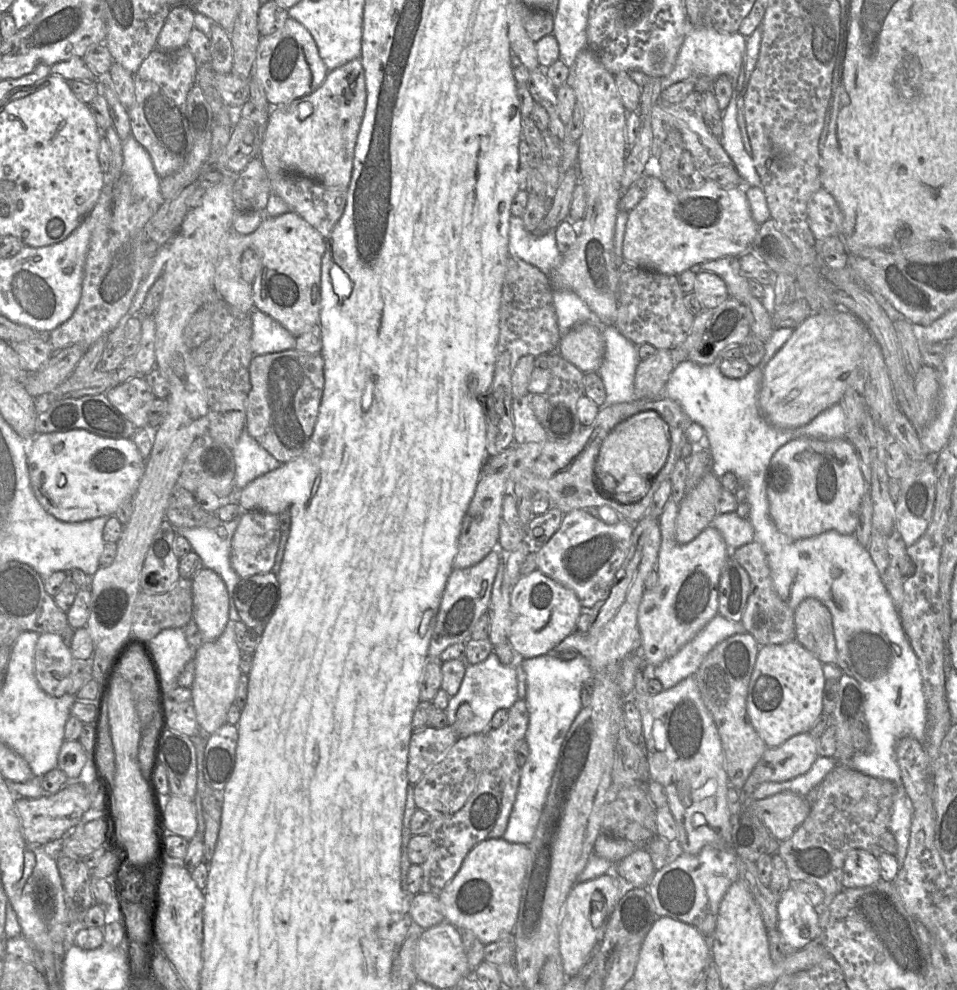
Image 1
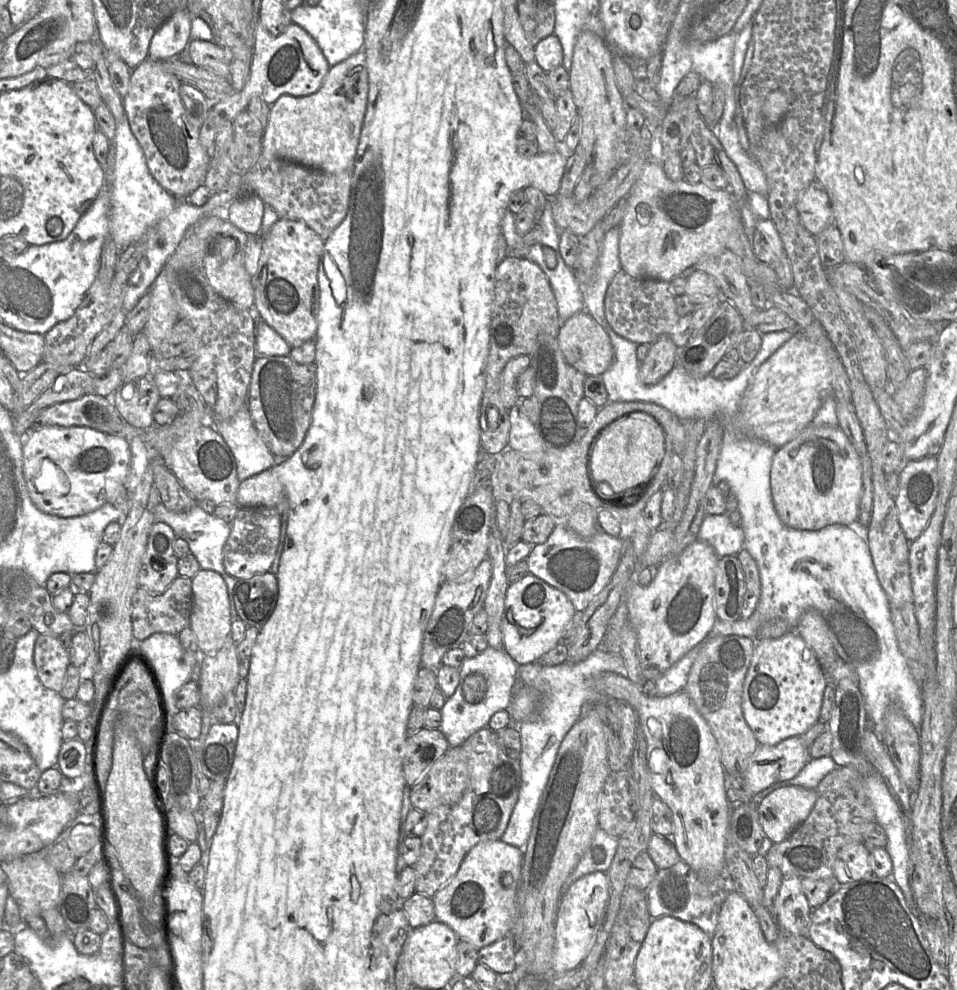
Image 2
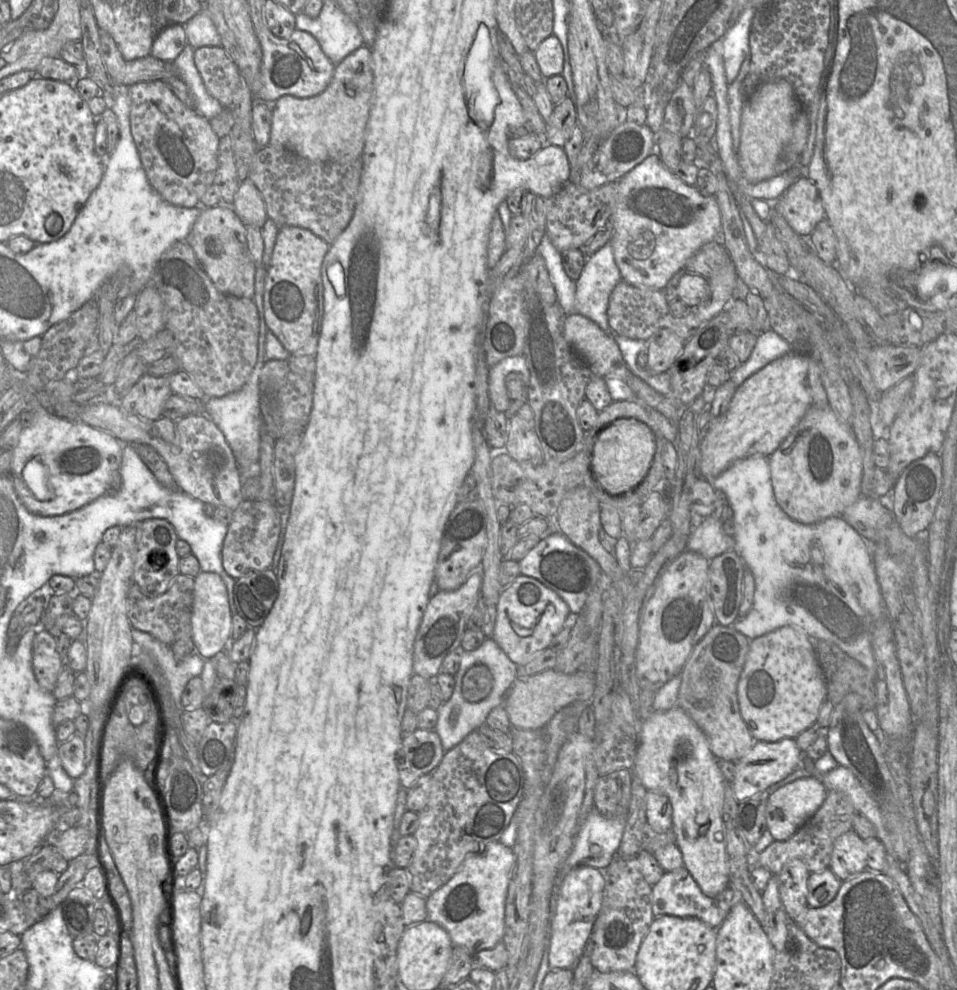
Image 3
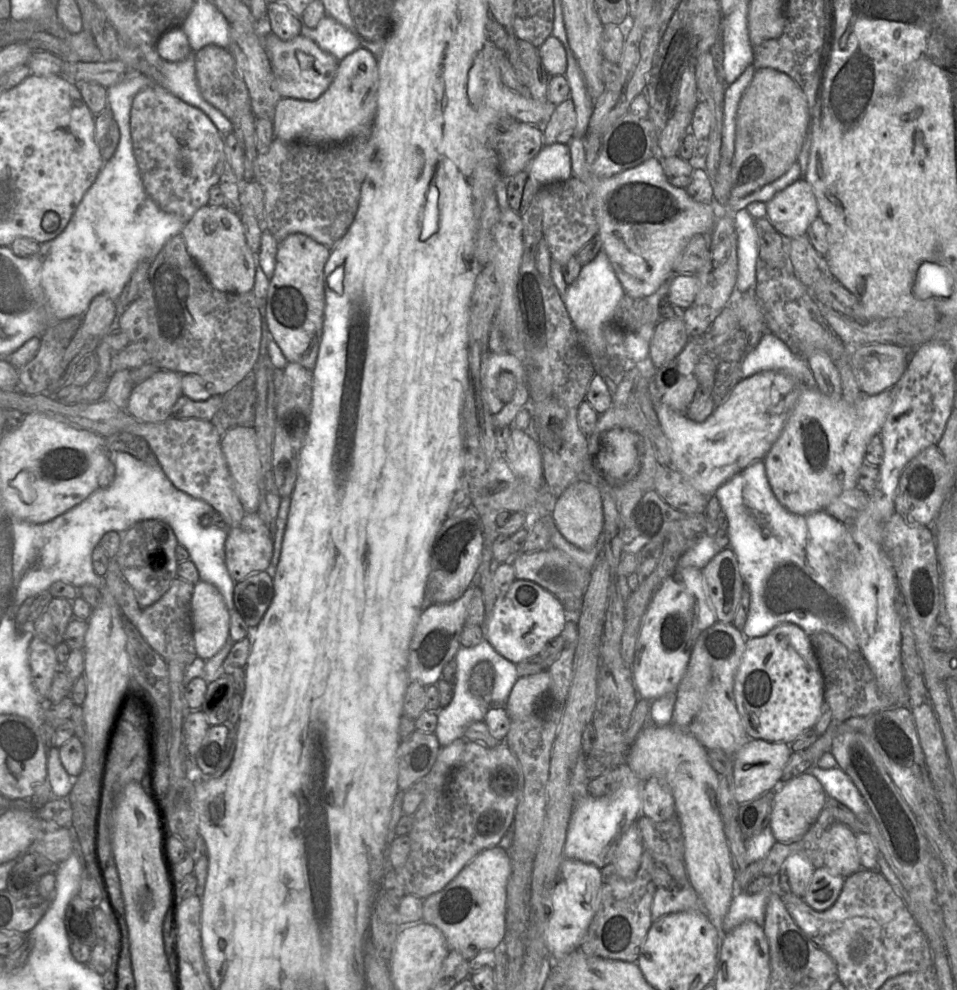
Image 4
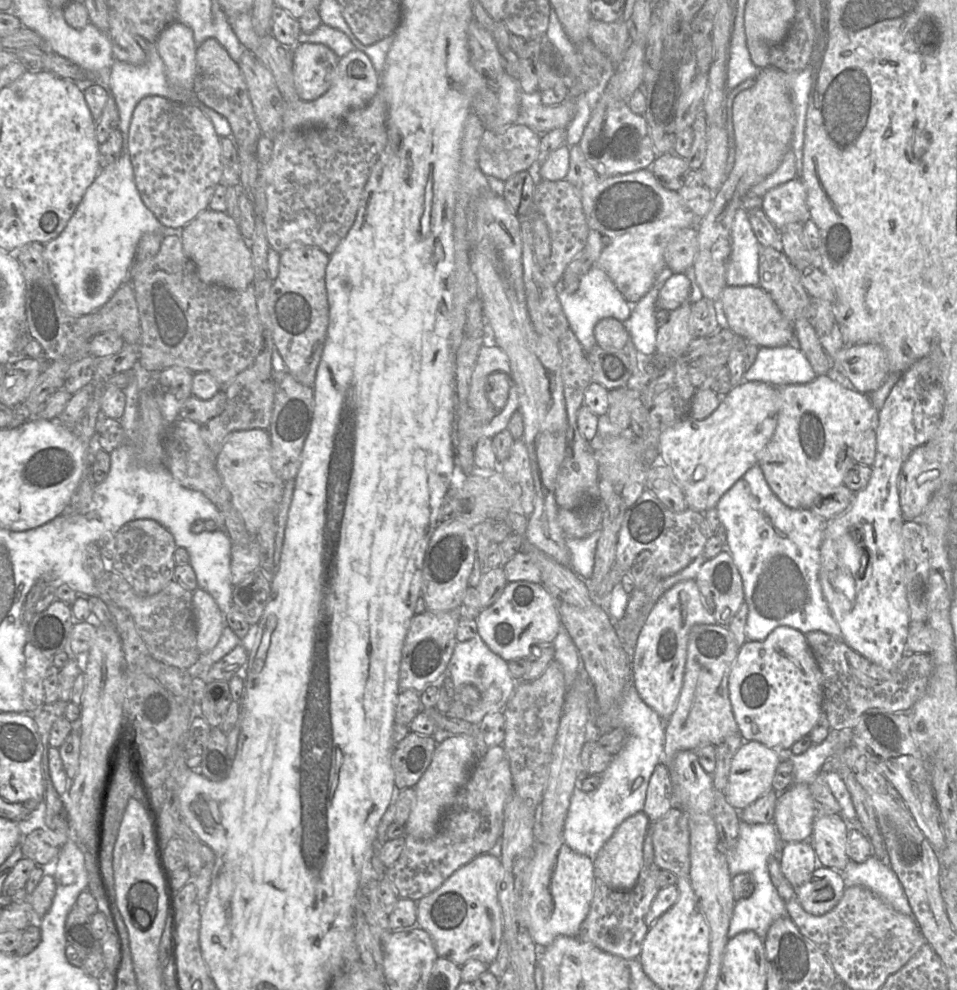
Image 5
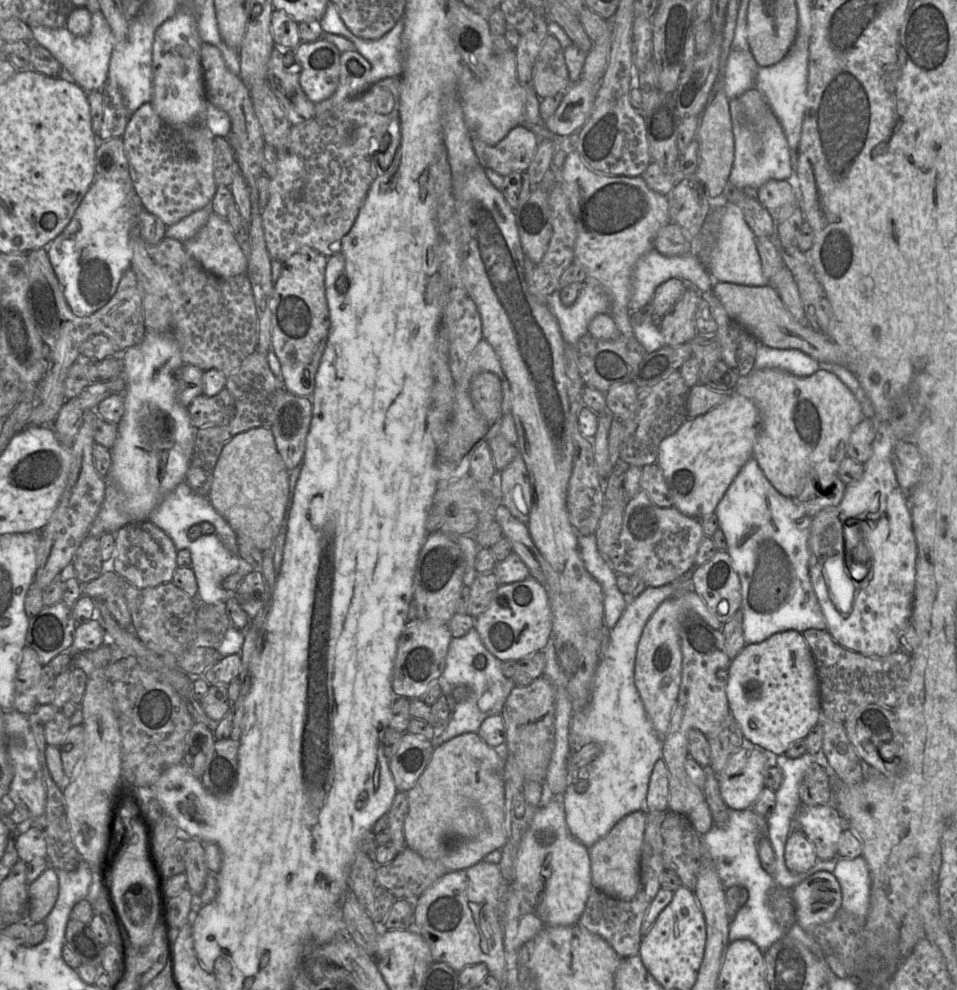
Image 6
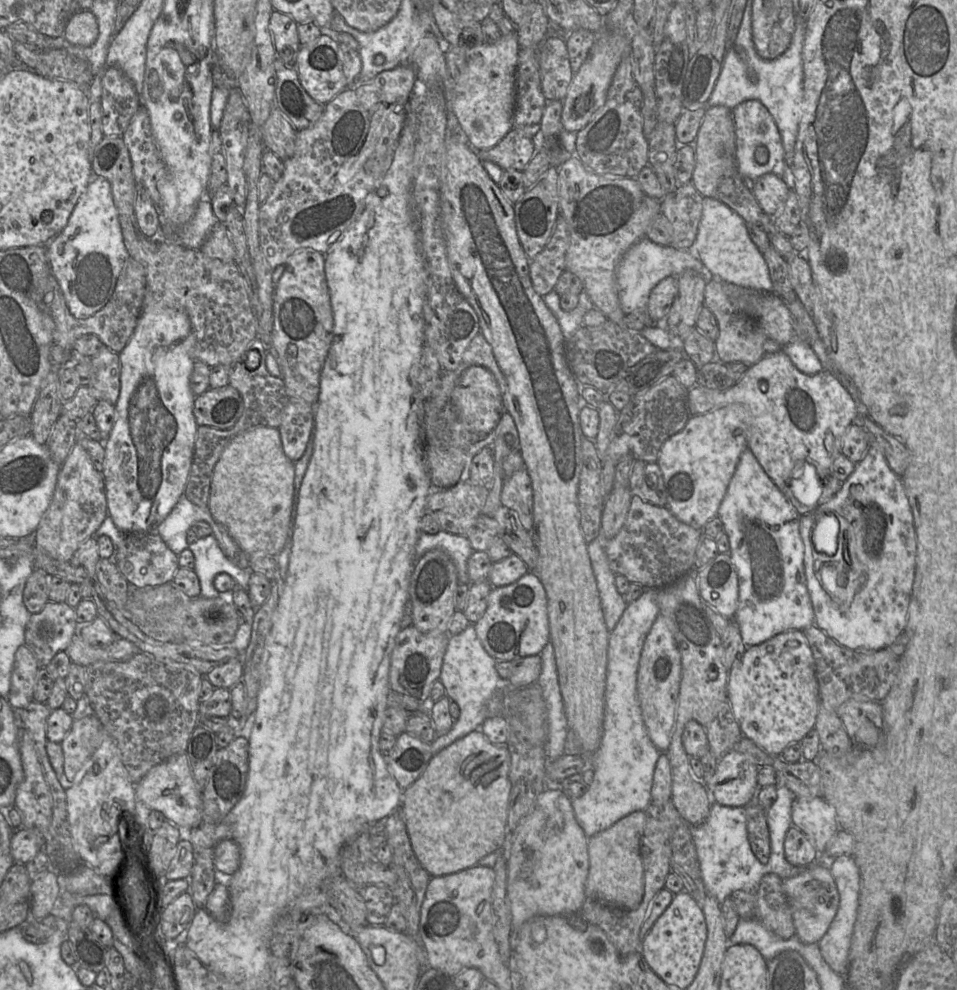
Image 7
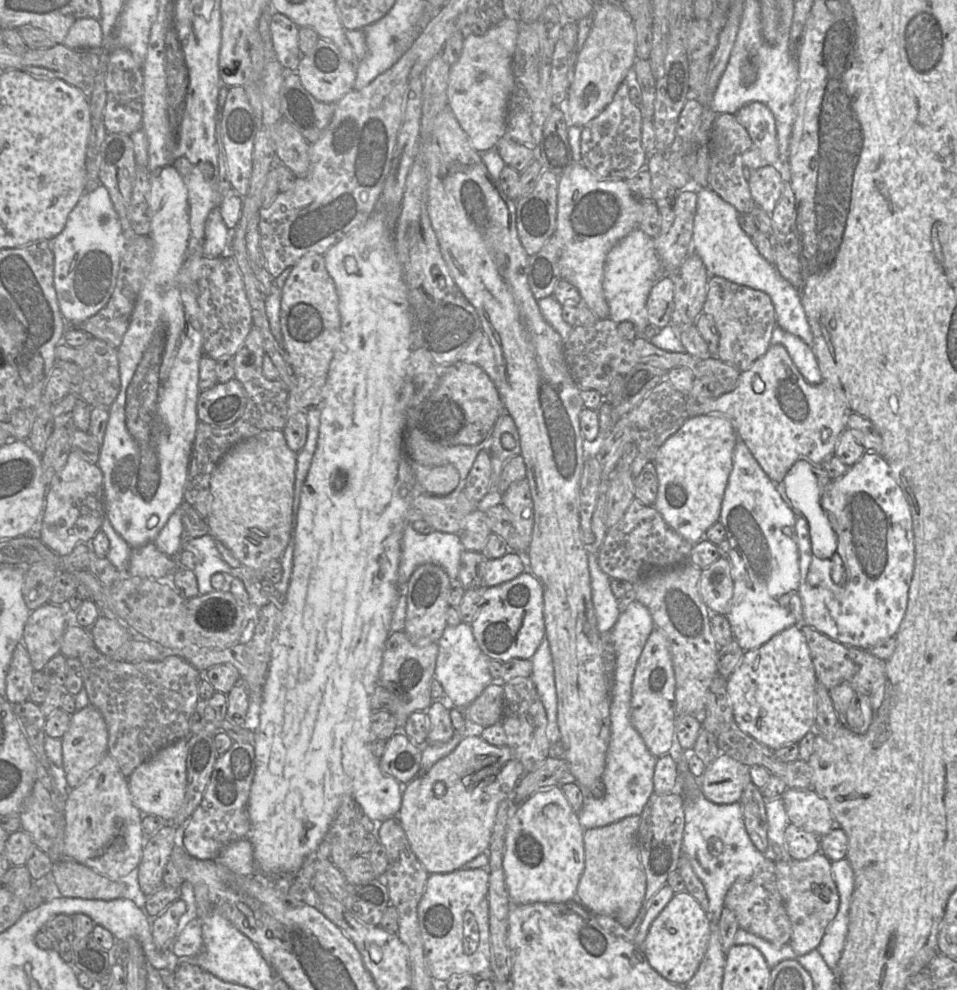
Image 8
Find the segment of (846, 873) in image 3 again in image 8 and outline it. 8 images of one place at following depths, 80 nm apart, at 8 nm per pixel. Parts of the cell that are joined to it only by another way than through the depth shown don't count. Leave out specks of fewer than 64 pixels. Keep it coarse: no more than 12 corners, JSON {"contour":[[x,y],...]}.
{"contour":[[787,788],[791,824],[822,837],[840,826],[813,789]]}

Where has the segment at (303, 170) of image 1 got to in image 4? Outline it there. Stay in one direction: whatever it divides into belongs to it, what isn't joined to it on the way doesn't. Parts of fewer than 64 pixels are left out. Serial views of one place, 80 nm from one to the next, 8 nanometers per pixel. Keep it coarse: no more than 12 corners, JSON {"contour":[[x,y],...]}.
{"contour":[[359,47],[318,99],[283,97],[285,141],[334,144],[371,136],[378,59]]}

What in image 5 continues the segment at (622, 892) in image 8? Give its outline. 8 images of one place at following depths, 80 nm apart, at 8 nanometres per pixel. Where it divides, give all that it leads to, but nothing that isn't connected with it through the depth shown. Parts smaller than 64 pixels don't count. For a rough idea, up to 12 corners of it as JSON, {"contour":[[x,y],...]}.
{"contour":[[624,820],[593,859],[615,890],[638,879],[650,820]]}

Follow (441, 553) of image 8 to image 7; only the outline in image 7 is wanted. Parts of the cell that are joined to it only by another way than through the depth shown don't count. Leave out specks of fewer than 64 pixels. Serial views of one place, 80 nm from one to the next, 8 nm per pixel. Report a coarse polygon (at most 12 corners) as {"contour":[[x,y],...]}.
{"contour":[[421,533],[415,561],[436,549],[450,556],[459,583],[470,584],[474,550],[465,535]]}

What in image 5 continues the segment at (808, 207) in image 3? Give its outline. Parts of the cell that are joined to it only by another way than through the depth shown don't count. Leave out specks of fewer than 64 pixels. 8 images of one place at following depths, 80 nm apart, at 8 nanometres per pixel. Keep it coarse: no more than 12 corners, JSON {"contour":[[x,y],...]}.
{"contour":[[794,178],[767,191],[762,209],[778,230],[809,220],[807,195]]}

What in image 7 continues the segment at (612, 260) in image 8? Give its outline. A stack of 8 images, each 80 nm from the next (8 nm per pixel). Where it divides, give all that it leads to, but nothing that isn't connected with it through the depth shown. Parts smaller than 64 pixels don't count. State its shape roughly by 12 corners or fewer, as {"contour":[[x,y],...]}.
{"contour":[[647,237],[624,254],[623,313],[647,309],[652,289],[686,270],[713,278],[693,250]]}

